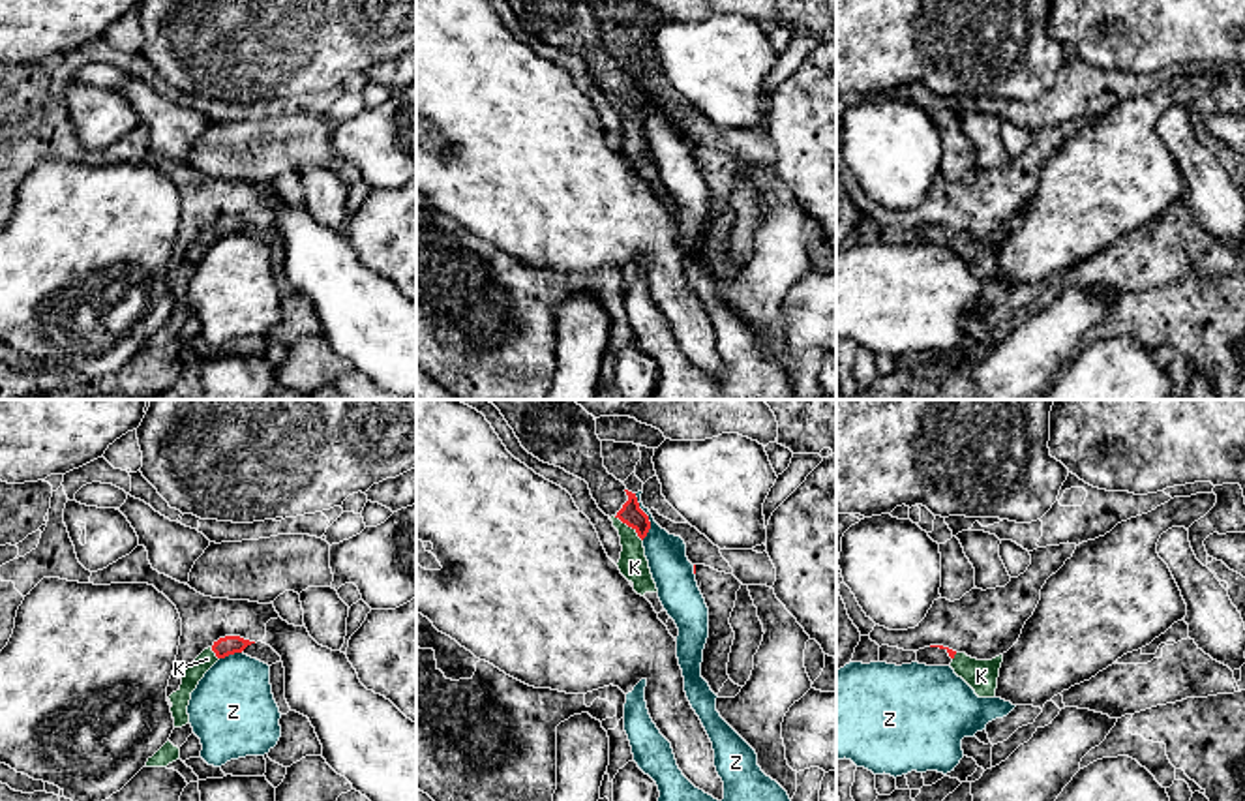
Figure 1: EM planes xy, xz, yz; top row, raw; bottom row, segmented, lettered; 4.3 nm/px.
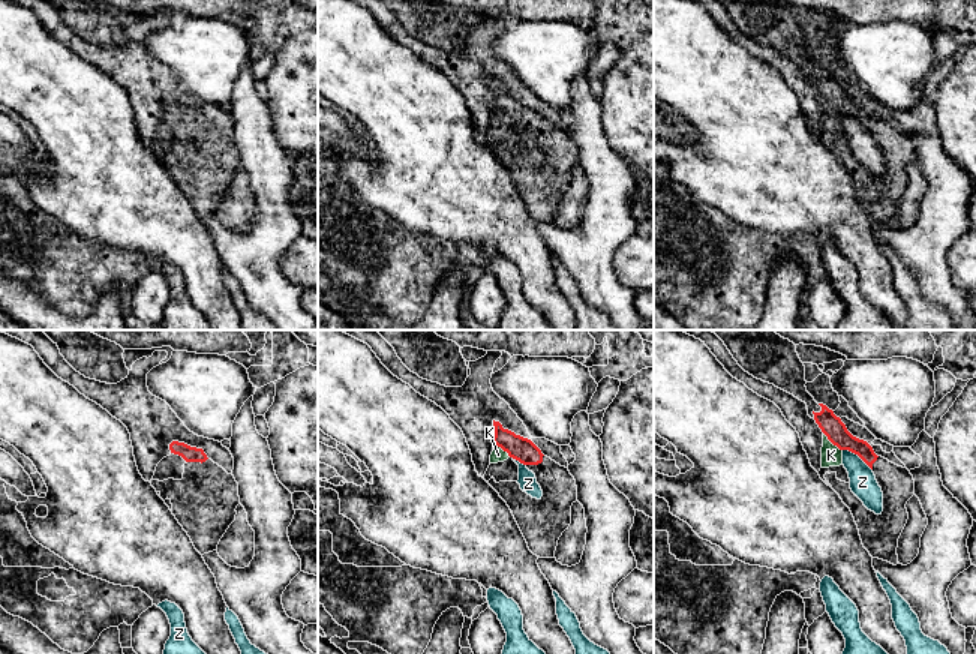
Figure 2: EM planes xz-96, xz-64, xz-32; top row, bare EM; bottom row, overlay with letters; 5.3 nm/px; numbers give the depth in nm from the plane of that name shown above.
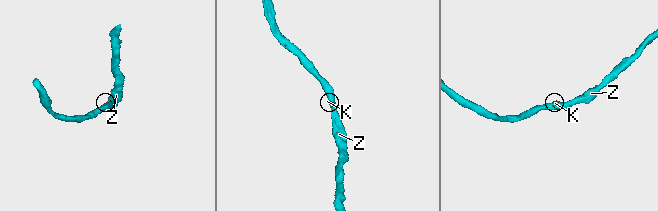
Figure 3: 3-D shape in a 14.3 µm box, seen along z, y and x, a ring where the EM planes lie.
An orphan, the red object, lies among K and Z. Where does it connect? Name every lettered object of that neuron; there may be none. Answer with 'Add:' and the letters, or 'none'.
Add: K

